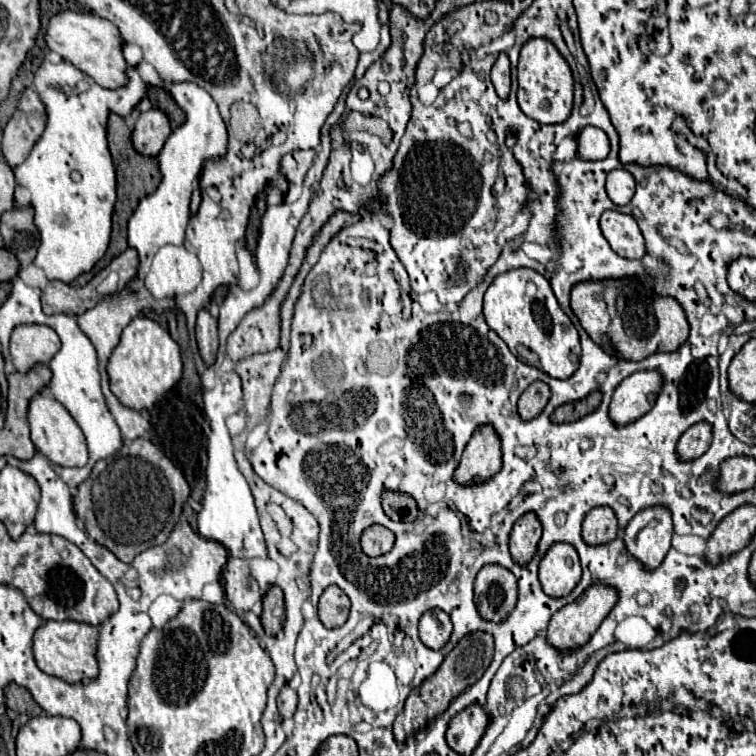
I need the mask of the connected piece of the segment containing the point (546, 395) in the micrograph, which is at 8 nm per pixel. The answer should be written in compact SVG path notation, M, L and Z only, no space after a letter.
M534 381L526 387L526 391L520 395L518 401L518 413L524 421L534 419L538 413L542 413L542 409L546 407L550 399L550 387L542 381Z

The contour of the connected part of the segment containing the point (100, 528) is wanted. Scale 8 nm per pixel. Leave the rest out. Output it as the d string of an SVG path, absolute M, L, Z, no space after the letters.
M138 437L130 445L124 445L112 457L102 459L94 465L90 477L78 487L78 495L74 497L74 511L78 519L82 519L86 533L96 543L108 547L120 561L132 563L138 553L162 545L170 537L182 513L182 505L188 499L188 493L190 489L182 471L152 441Z

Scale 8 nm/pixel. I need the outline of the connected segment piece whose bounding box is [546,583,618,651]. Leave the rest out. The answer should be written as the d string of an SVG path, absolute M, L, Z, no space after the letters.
M592 583L574 603L564 605L558 613L552 615L548 629L546 629L546 637L550 645L554 645L556 649L570 649L570 651L576 647L582 647L592 637L592 633L598 629L602 619L612 611L616 601L618 601L618 591L612 585Z

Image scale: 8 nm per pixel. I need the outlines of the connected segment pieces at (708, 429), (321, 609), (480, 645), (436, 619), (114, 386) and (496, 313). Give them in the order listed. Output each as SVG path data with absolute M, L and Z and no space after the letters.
M708 421L694 423L680 437L680 441L678 441L678 455L684 461L700 457L710 447L710 441L712 441L712 425Z
M328 585L318 601L318 617L322 625L328 629L344 625L348 611L350 611L350 601L346 593L342 593L342 589L338 589L336 585Z
M474 631L474 633L466 635L466 637L462 637L456 643L456 647L446 655L446 659L436 669L436 673L430 675L428 679L424 679L422 685L416 687L408 695L402 711L398 713L398 717L394 721L394 737L396 737L396 741L404 743L406 737L414 735L416 731L424 729L430 721L434 721L446 709L446 705L450 705L450 701L458 693L462 693L462 689L466 689L466 685L472 685L474 681L478 681L478 677L482 677L482 673L490 665L492 657L494 657L494 639L492 639L490 633Z
M430 609L422 615L422 619L418 623L418 633L426 647L440 649L450 639L452 621L450 621L448 613L444 613L442 609Z
M140 315L134 317L128 327L122 331L120 335L120 343L114 347L112 357L108 361L108 375L110 375L110 389L112 393L124 403L130 405L132 409L150 409L158 399L162 399L166 395L166 391L170 391L178 379L182 377L182 359L180 359L180 349L176 345L176 341L172 341L172 337L168 335L166 329L162 329L156 321Z
M526 267L496 275L484 293L482 307L486 323L502 341L506 341L512 353L516 353L516 345L524 345L538 357L536 367L544 373L550 373L550 377L566 379L570 373L574 373L580 357L580 337L568 315L560 309L544 275Z

